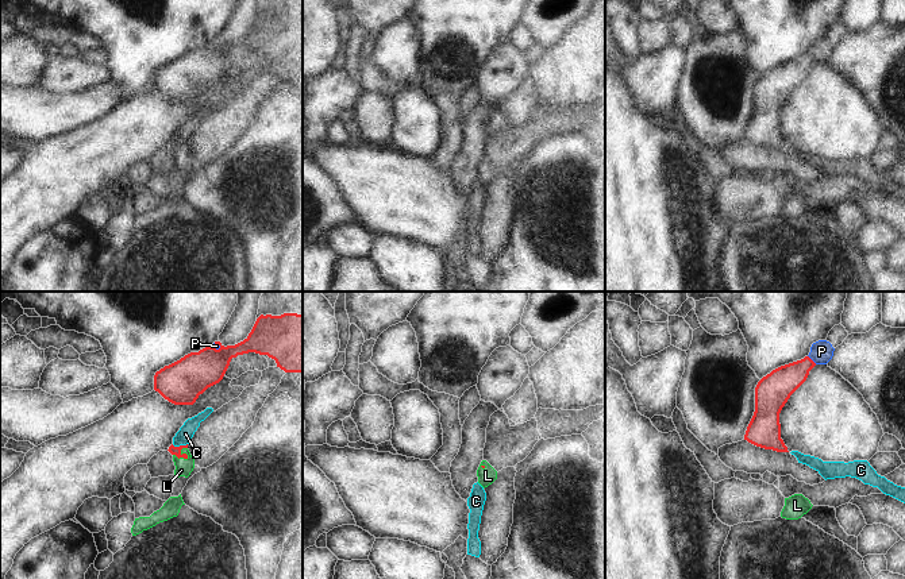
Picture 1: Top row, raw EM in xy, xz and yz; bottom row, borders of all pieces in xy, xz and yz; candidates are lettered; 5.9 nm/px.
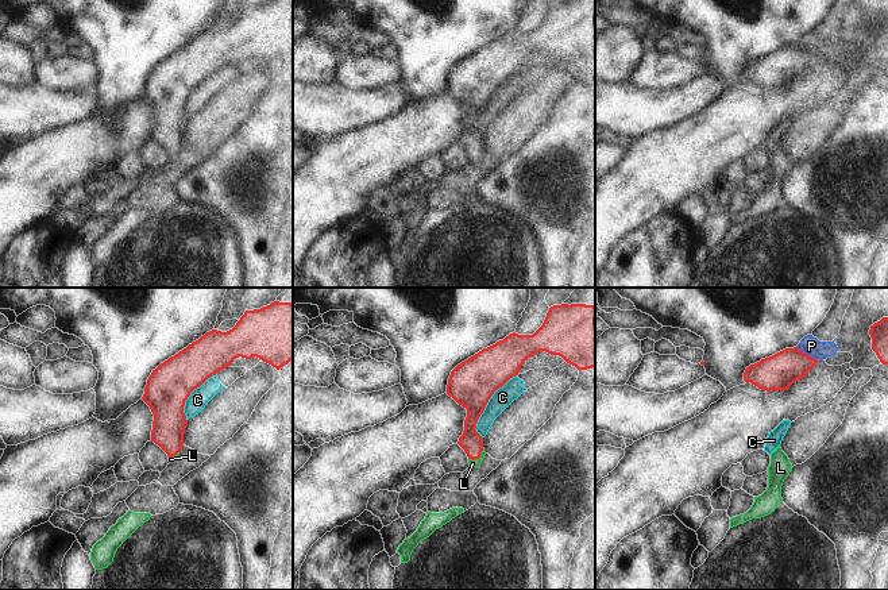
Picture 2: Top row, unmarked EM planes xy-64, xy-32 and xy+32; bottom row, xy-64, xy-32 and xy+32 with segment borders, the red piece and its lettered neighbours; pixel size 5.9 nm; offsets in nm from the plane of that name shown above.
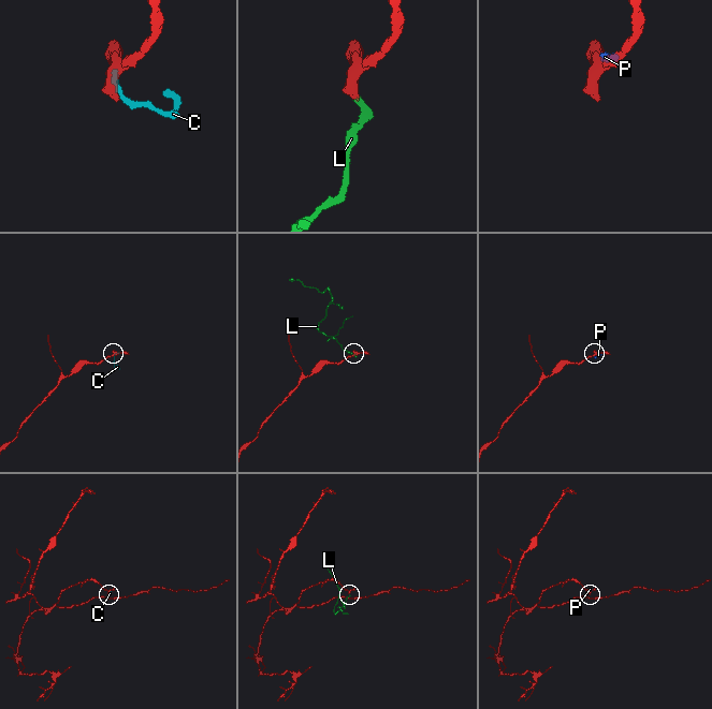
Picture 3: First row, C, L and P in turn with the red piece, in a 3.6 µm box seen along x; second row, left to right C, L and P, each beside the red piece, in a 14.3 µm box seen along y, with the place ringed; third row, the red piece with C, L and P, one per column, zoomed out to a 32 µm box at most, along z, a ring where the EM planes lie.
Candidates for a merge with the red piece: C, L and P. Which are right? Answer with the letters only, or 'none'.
L

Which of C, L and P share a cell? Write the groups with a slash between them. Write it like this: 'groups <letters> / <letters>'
groups C P / L

